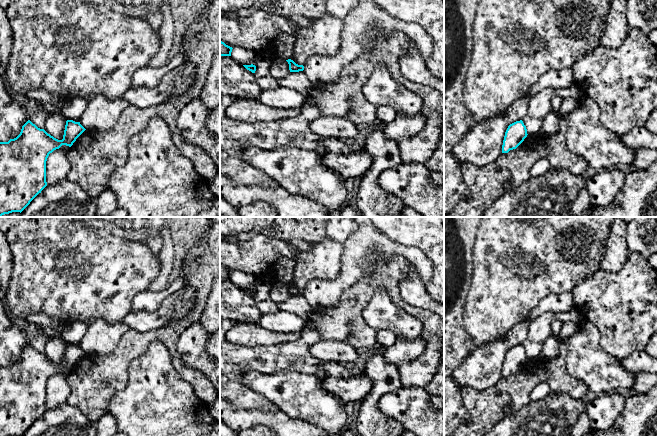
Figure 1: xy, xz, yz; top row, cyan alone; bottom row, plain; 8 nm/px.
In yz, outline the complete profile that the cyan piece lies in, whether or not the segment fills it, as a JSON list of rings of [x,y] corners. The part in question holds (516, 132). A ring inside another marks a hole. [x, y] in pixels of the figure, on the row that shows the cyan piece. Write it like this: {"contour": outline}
{"contour": [[[522,120],[510,124],[505,132],[502,153],[508,153],[510,150],[516,149],[527,135],[527,129]]]}

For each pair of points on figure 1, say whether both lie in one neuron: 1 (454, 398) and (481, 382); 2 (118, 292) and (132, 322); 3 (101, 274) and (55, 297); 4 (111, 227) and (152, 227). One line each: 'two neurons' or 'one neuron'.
1: two neurons
2: two neurons
3: one neuron
4: one neuron

